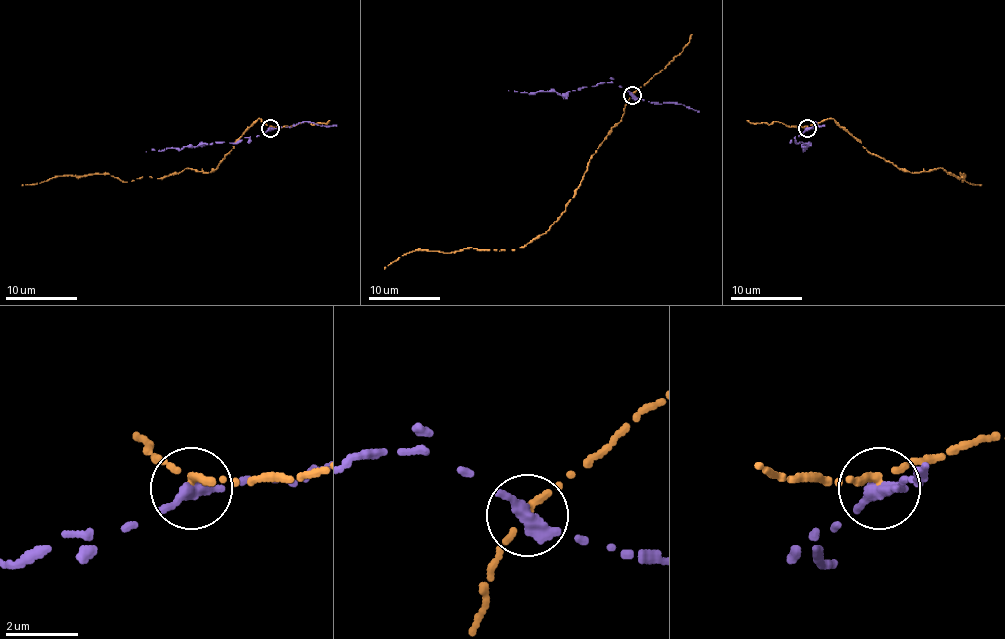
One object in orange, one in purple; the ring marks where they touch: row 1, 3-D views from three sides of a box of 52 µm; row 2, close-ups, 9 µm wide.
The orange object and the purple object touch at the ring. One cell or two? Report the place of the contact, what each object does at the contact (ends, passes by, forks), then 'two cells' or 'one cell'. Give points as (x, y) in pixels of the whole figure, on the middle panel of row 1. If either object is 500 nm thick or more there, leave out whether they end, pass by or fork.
(632, 95) | orange passes by | purple ends | two cells

